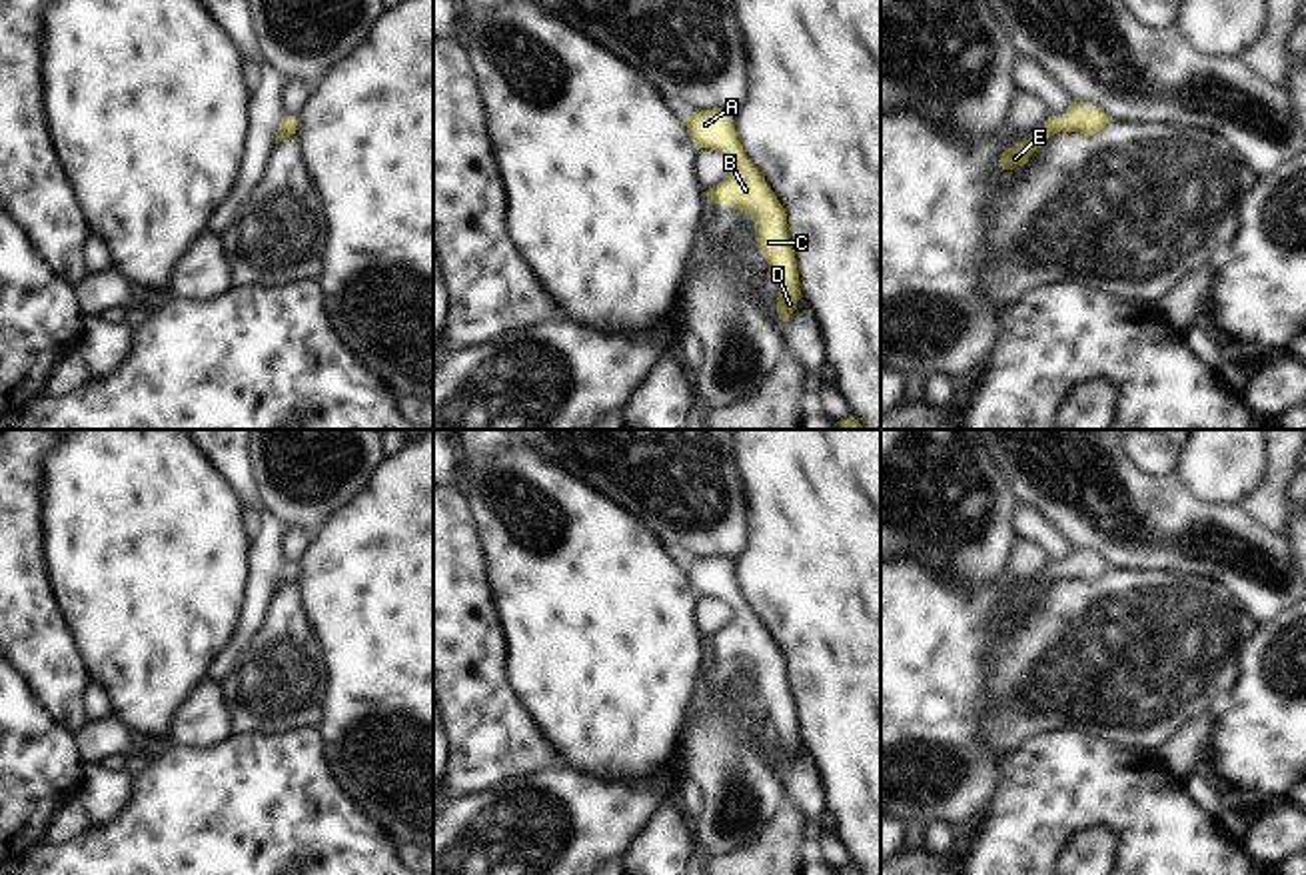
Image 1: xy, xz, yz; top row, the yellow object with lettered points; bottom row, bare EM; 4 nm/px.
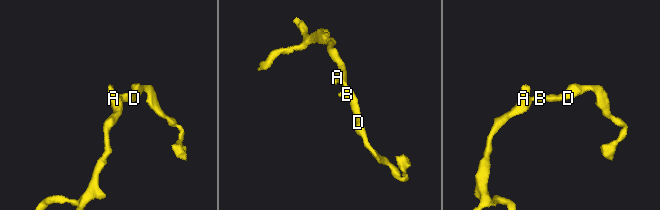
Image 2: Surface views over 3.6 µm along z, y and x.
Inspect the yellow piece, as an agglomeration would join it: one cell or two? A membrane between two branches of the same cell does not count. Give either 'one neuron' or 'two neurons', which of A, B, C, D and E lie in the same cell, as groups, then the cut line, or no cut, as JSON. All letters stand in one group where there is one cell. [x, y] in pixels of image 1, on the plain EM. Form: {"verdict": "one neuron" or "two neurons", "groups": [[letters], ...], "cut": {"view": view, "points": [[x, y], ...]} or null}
{"verdict": "one neuron", "groups": [["A", "B", "C", "D", "E"]], "cut": null}

